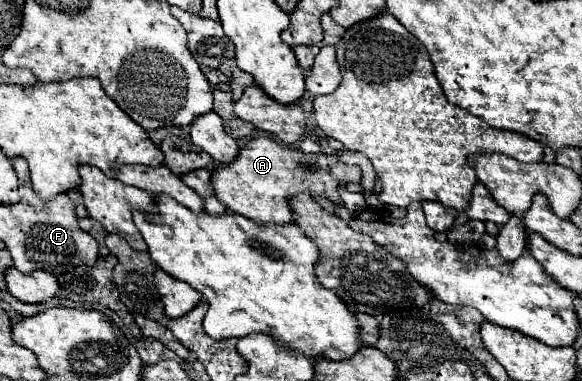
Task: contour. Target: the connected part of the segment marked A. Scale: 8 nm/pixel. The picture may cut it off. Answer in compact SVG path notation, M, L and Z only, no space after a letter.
M271 137L249 139L239 155L231 163L215 163L211 169L211 187L215 197L233 213L241 213L259 223L291 223L289 197L297 193L323 193L333 203L339 203L339 185L359 183L361 169L357 165L345 165L337 155L307 155L289 145L281 145Z

